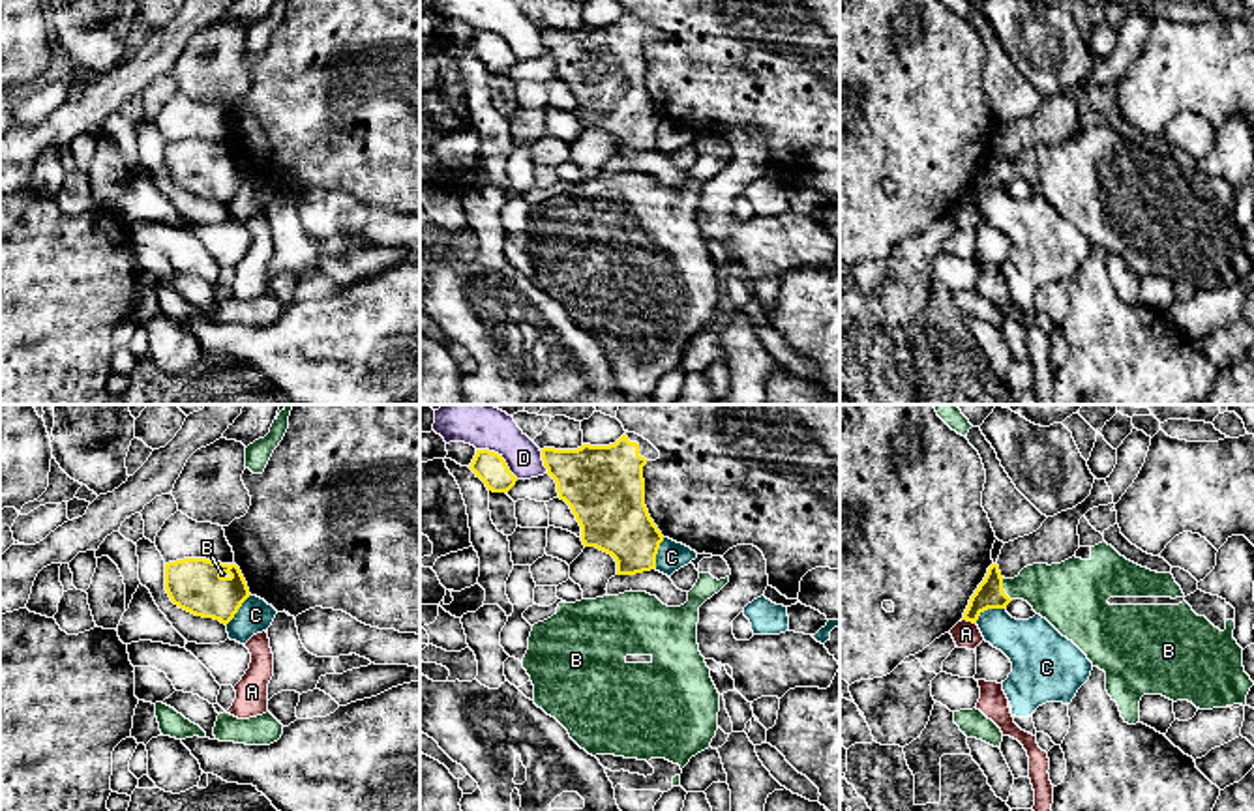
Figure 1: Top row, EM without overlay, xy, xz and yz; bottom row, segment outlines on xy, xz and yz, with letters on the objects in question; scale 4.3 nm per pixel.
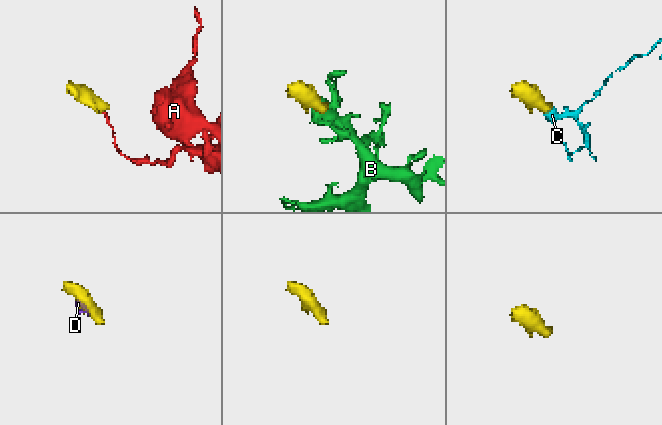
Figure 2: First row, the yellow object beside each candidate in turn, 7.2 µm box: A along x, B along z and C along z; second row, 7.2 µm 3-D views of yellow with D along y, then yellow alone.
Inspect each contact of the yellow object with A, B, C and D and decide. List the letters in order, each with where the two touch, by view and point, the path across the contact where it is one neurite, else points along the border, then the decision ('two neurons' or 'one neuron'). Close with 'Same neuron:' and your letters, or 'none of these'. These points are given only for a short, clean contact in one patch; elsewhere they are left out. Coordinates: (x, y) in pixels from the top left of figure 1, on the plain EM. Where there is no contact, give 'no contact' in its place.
A: yz (970, 201) | along yz (962, 199), (975, 205) | two neurons
B: yz (1001, 169) | across yz (990, 175), (1001, 169), (1048, 169), (1059, 173) | one neuron
C: yz (988, 188) | along yz (1003, 188), (988, 188), (975, 203) | two neurons
D: xz (499, 36) | two neurons
Same neuron: B

